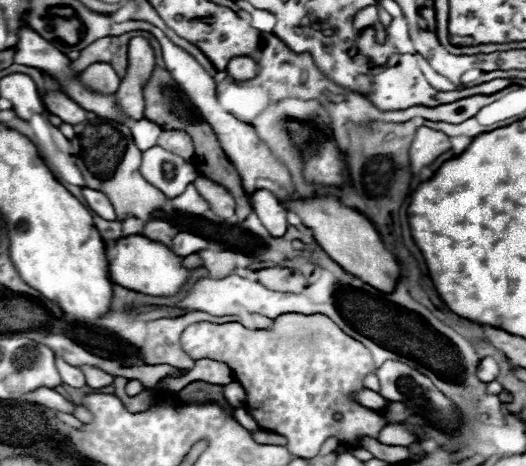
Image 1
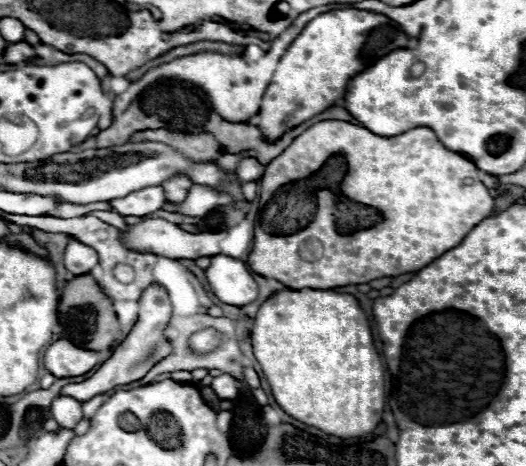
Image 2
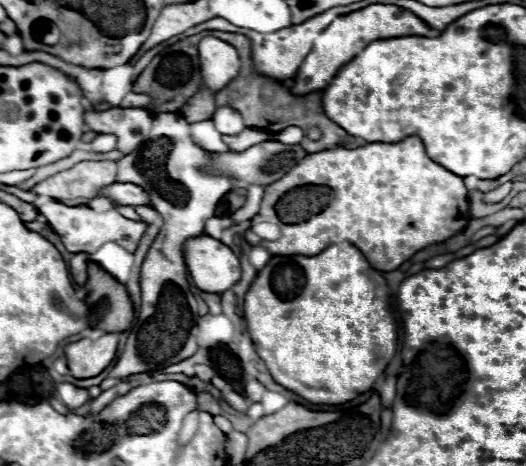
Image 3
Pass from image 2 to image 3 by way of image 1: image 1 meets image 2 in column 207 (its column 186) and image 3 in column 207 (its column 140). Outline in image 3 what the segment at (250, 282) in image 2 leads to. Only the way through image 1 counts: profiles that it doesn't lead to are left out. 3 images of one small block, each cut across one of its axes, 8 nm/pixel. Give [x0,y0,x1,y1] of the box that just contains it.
[184,236,242,294]

